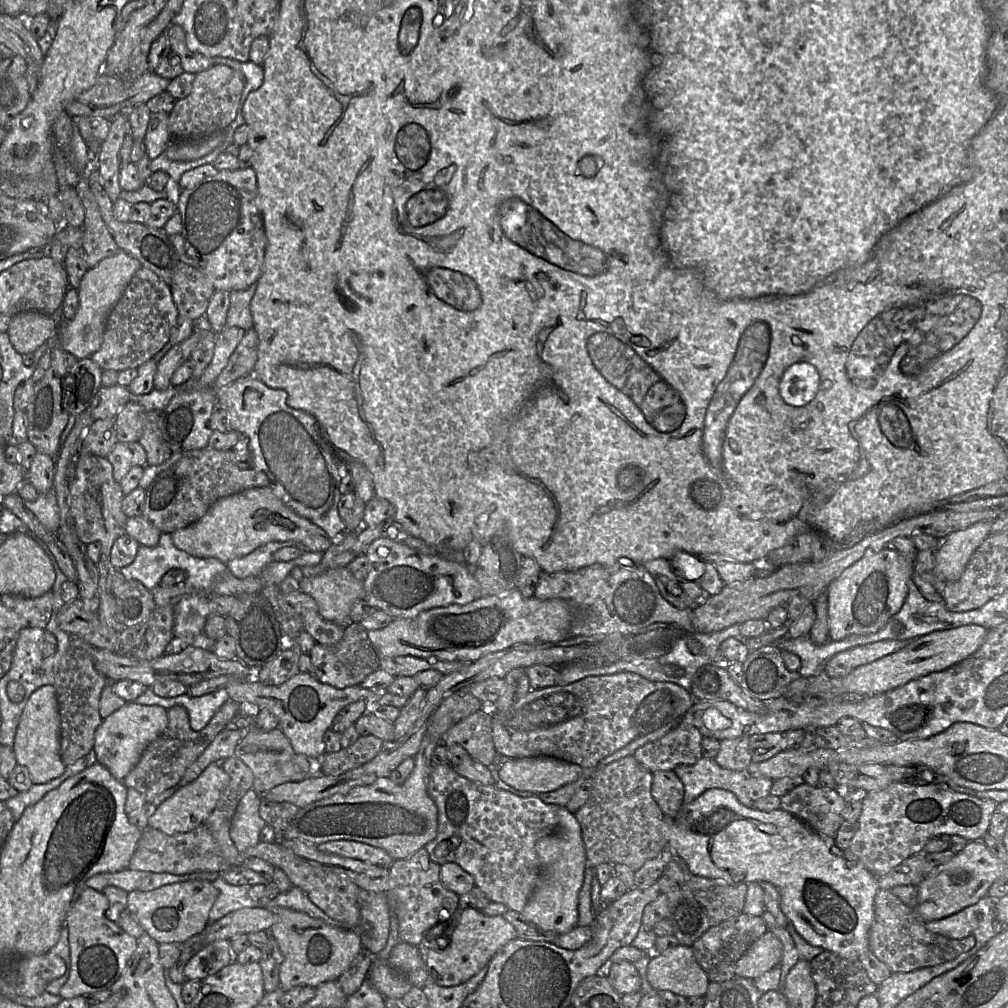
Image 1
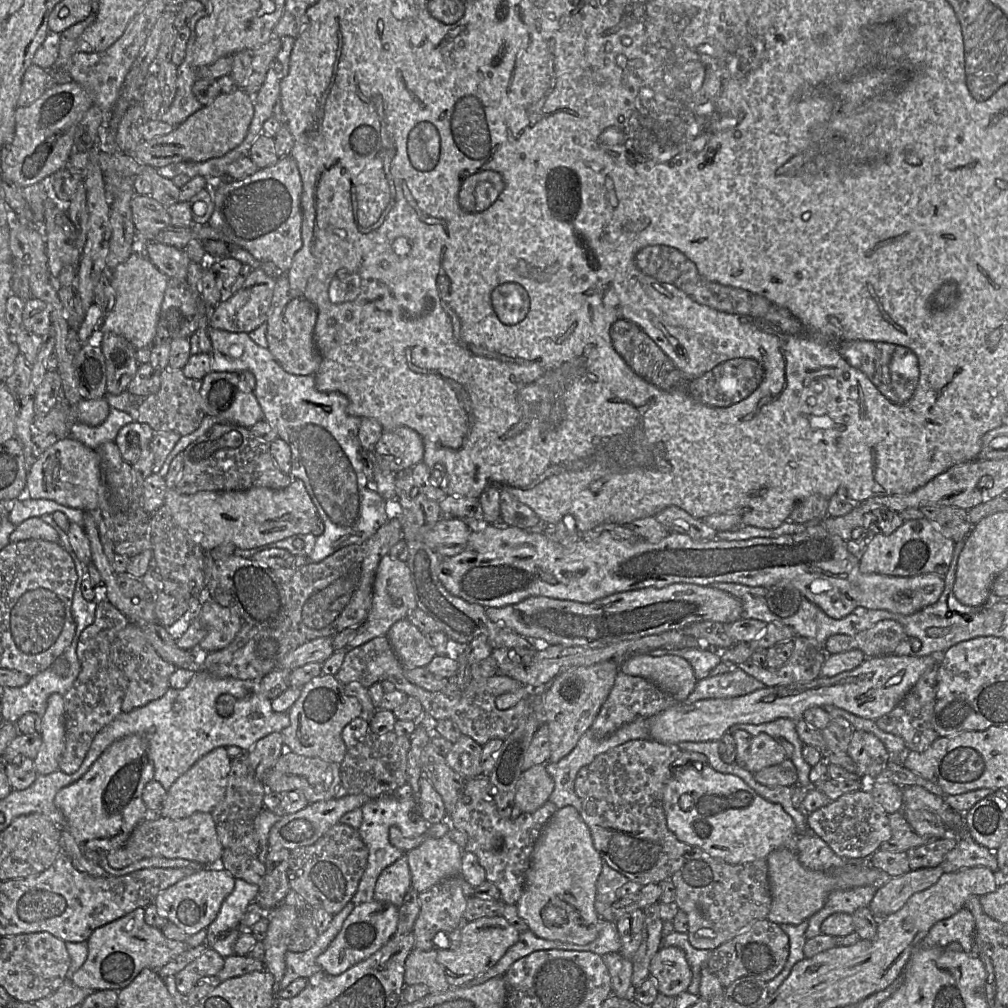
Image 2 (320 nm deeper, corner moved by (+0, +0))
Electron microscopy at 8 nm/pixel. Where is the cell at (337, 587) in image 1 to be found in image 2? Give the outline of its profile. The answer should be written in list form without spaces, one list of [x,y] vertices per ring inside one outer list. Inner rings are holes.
[[[388,554],[383,556],[375,575],[371,609],[367,618],[358,626],[357,634],[348,642],[346,648],[358,647],[373,638],[386,636],[395,622],[405,619],[407,614],[415,608],[417,608],[416,599],[407,563]]]

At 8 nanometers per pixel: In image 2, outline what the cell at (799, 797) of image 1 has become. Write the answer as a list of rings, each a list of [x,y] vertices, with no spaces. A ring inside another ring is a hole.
[[[867,788],[846,793],[828,805],[807,816],[812,833],[820,837],[833,852],[848,863],[867,861],[879,850],[880,845],[891,838],[889,814],[874,800]]]

